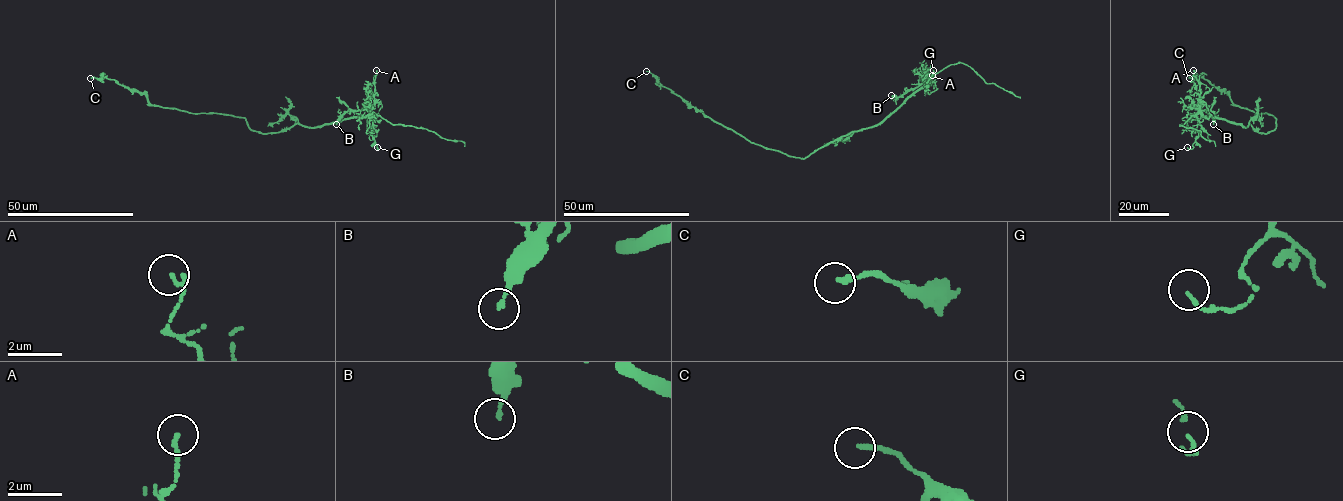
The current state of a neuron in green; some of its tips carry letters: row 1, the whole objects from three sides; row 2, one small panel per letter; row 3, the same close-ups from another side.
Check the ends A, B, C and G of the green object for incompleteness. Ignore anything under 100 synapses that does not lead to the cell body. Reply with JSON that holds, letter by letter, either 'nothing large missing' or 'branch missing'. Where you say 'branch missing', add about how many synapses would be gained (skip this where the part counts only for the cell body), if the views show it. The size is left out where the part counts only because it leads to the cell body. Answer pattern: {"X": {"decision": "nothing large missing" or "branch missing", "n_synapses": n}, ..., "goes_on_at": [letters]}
{"A": {"decision": "nothing large missing"}, "B": {"decision": "nothing large missing"}, "C": {"decision": "nothing large missing"}, "G": {"decision": "nothing large missing"}, "goes_on_at": []}

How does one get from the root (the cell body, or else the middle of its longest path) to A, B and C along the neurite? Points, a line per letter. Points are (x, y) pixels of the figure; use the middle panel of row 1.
A: (833, 141), (852, 131), (879, 124), (930, 82), (932, 75)
B: (833, 141), (852, 131), (879, 124), (925, 84), (921, 83), (899, 96), (891, 95)
C: (833, 141), (804, 158), (766, 149), (713, 121), (646, 71)

